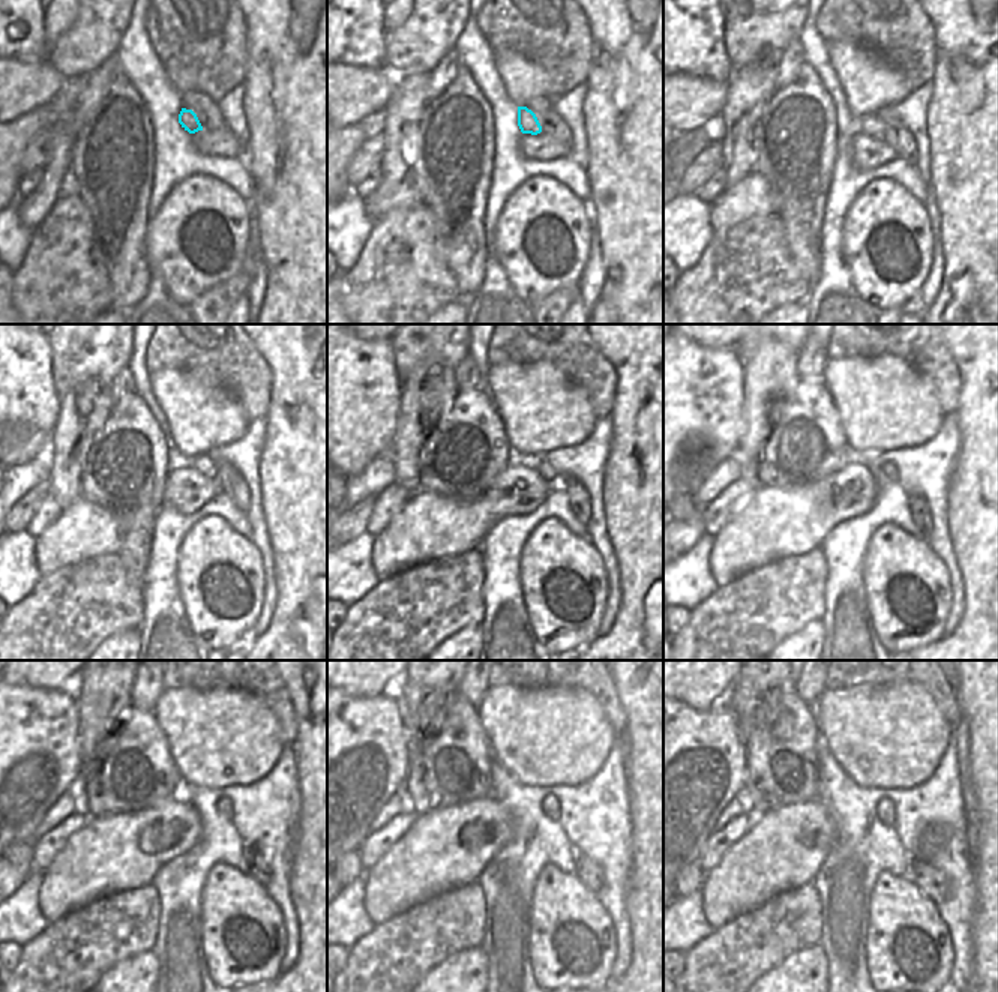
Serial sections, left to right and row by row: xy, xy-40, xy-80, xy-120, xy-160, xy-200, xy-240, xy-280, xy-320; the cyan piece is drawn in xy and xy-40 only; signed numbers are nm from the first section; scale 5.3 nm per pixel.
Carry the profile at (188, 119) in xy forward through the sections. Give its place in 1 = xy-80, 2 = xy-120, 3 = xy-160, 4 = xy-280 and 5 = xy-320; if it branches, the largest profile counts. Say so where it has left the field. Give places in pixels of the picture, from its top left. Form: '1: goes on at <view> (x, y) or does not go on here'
1: goes on at xy-80 (872, 126)
2: goes on at xy-120 (204, 464)
3: goes on at xy-160 (544, 468)
4: goes on at xy-280 (551, 806)
5: goes on at xy-320 (886, 808)

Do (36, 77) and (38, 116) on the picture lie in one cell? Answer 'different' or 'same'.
different

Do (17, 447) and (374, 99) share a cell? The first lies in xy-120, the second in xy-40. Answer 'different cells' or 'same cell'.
same cell

